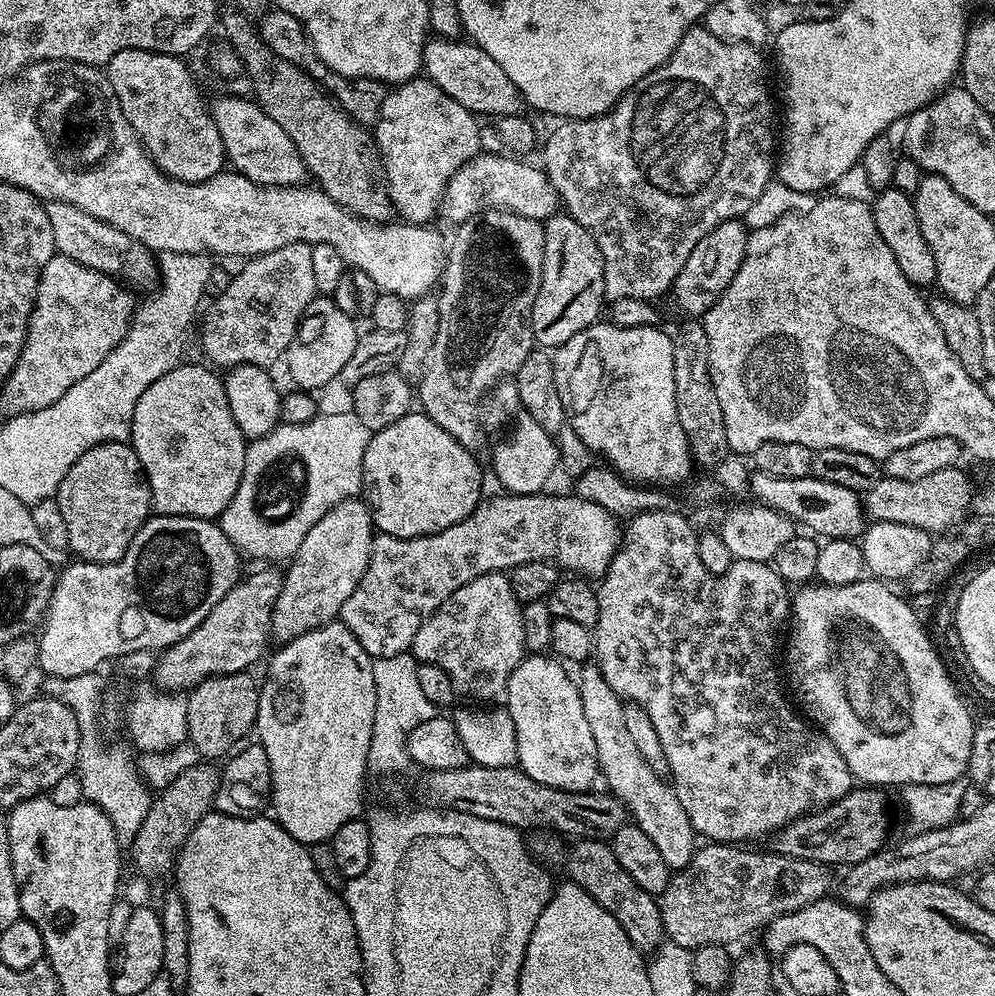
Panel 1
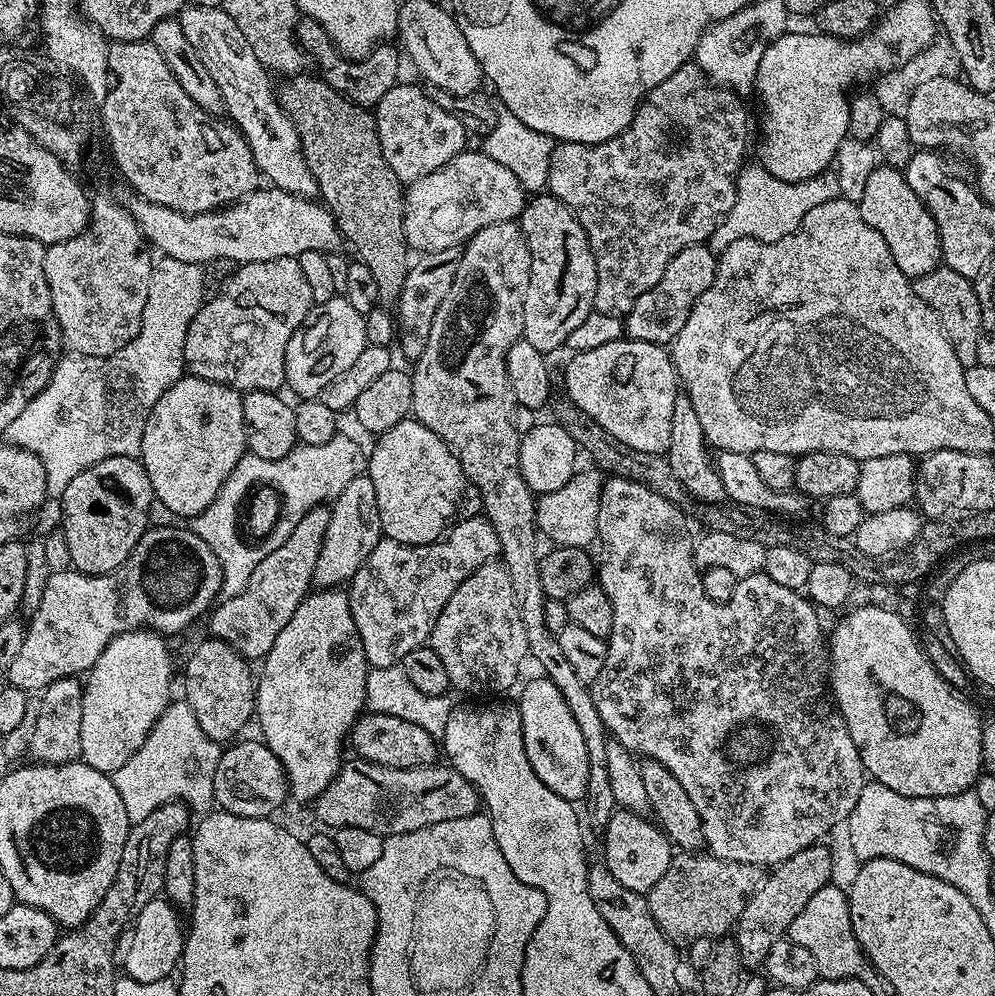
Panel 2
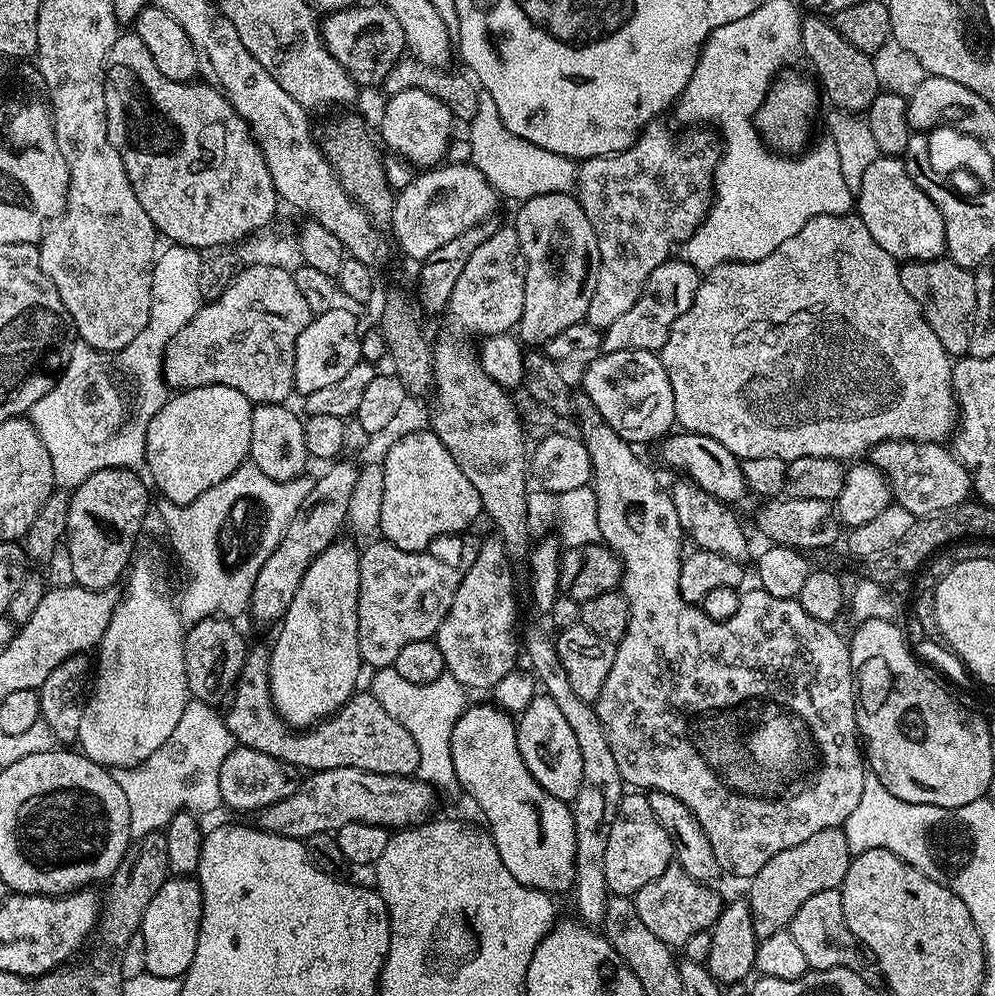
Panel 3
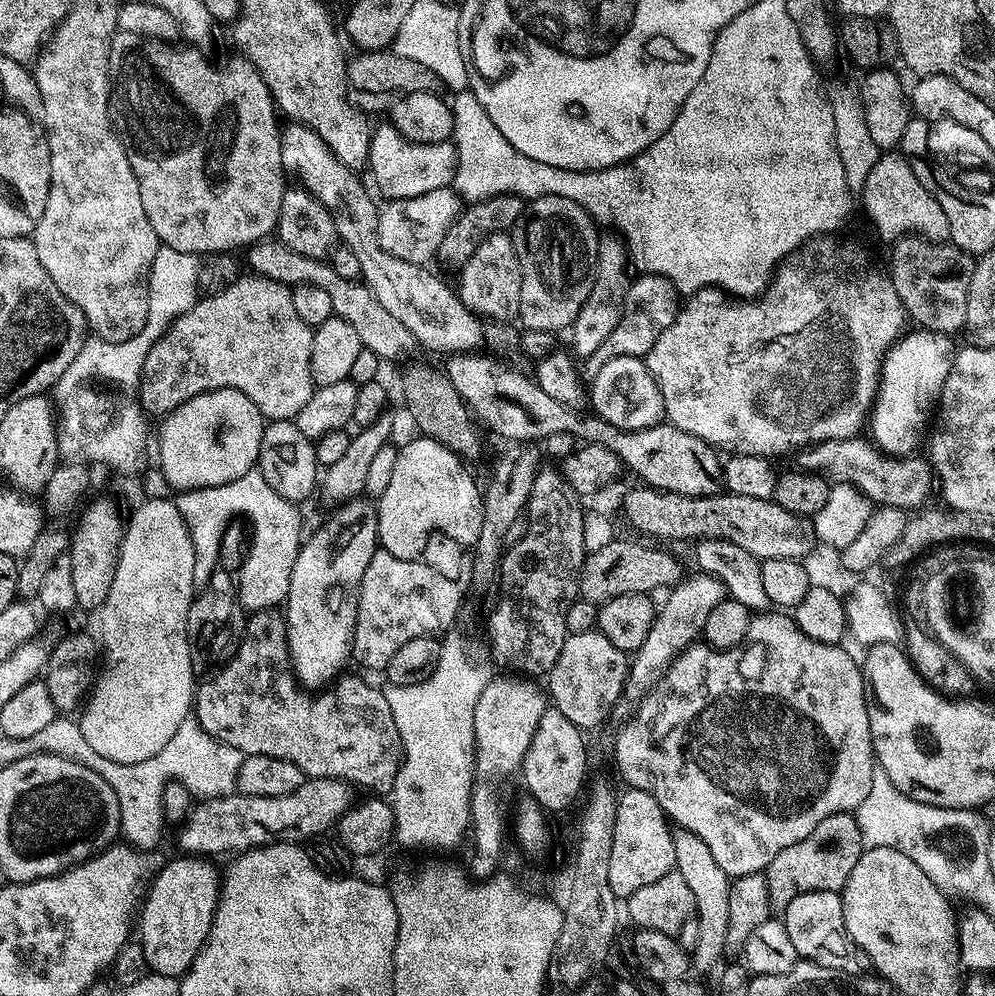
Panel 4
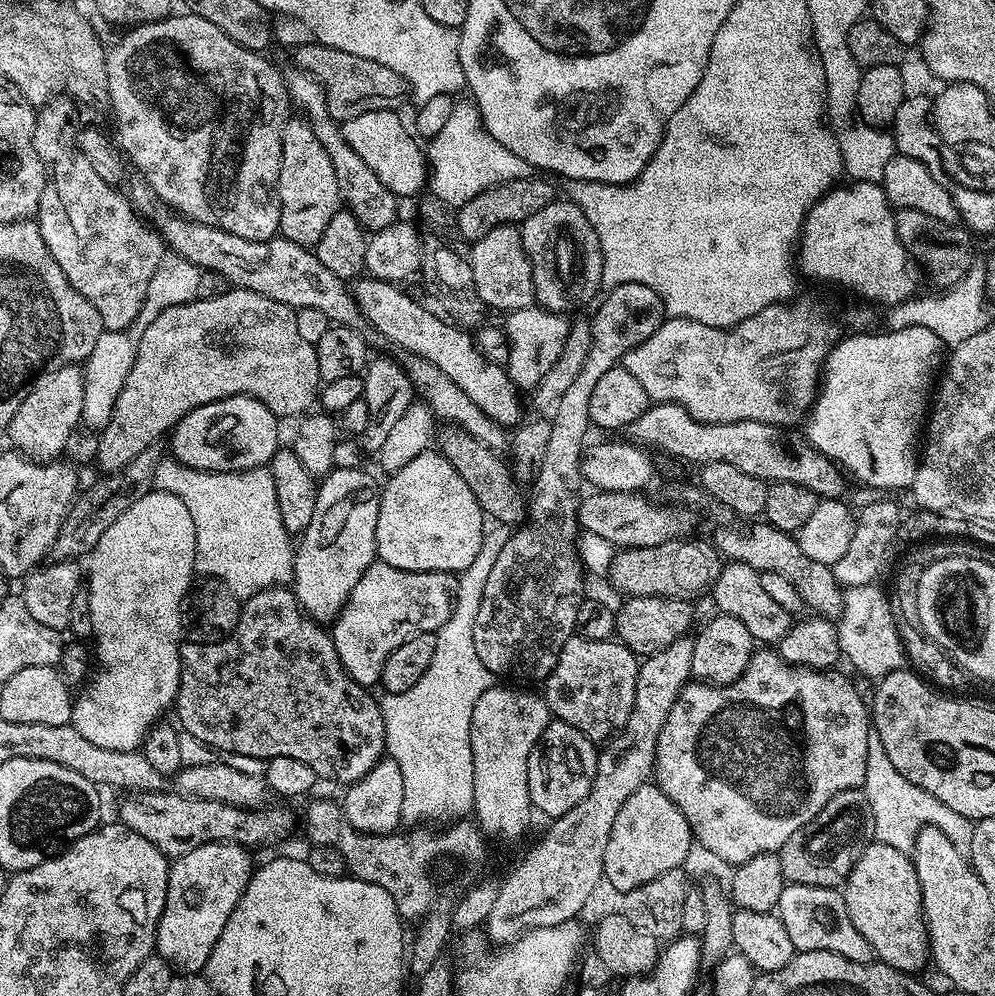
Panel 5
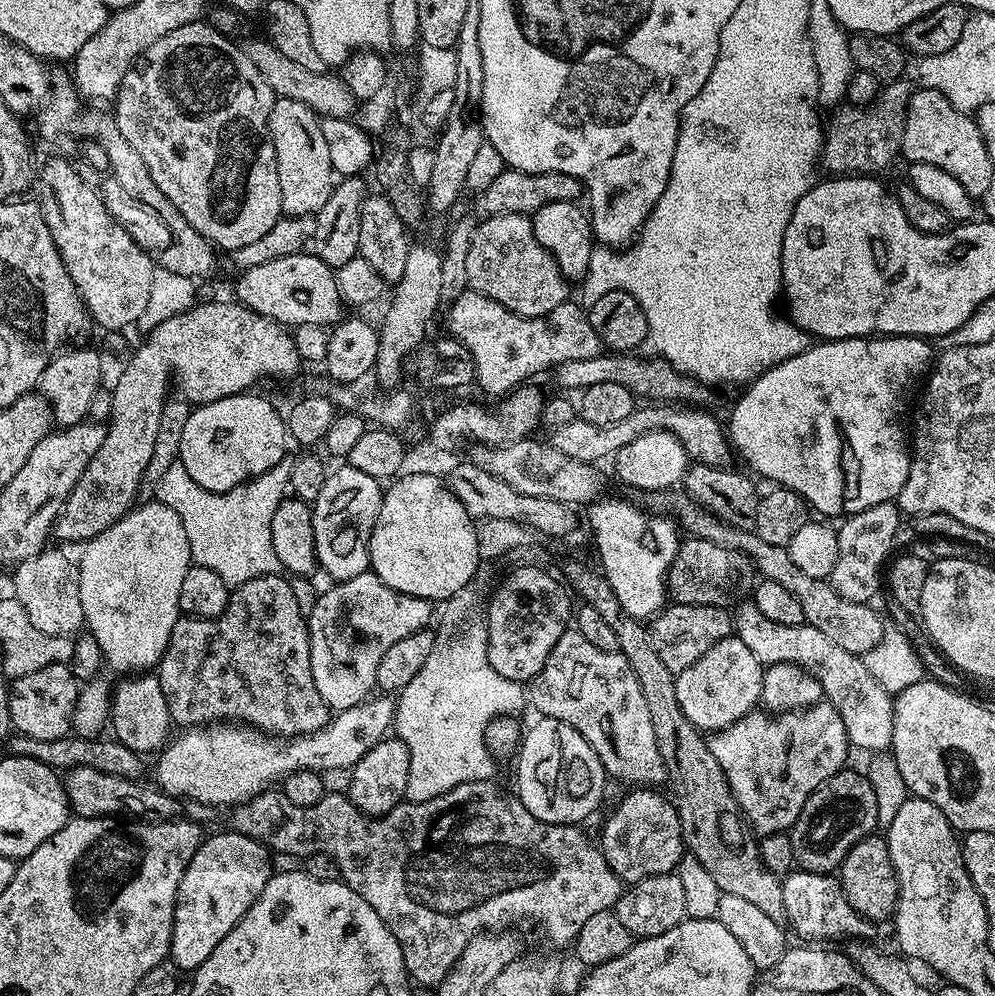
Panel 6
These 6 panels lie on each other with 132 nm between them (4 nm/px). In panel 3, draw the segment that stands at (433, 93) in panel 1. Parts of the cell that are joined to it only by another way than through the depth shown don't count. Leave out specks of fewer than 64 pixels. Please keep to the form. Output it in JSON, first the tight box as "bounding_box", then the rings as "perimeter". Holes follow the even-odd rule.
{"bounding_box":[379,90,454,170],"perimeter":[[[402,90],[389,95],[386,100],[388,101],[384,104],[384,113],[380,116],[379,139],[383,147],[388,147],[393,157],[403,160],[413,169],[427,170],[437,167],[447,157],[448,146],[454,139],[453,112],[425,90]]]}

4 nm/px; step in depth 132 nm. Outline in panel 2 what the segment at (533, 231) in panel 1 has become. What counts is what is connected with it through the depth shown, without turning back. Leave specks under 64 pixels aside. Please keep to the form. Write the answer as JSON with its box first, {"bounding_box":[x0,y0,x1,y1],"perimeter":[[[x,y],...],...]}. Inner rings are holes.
{"bounding_box":[411,220,618,830],"perimeter":[[[507,220],[506,222],[498,222],[494,226],[486,226],[482,230],[478,230],[478,234],[474,234],[463,245],[460,253],[460,261],[458,262],[458,270],[454,274],[454,282],[450,286],[450,294],[446,294],[446,298],[438,306],[438,314],[434,314],[434,326],[430,326],[430,342],[426,346],[426,350],[420,355],[420,359],[415,361],[414,367],[411,369],[412,377],[412,410],[411,415],[422,426],[426,426],[430,430],[434,430],[434,434],[438,434],[438,438],[442,438],[442,442],[446,442],[451,448],[452,453],[458,458],[458,462],[462,466],[462,470],[466,474],[466,478],[470,478],[470,482],[478,490],[480,495],[480,503],[482,505],[483,515],[494,526],[494,534],[498,534],[498,542],[500,543],[499,559],[504,561],[506,570],[510,570],[510,582],[514,585],[514,602],[518,606],[518,618],[522,618],[522,626],[526,626],[526,642],[528,643],[529,657],[544,667],[543,675],[547,679],[552,680],[558,690],[562,690],[562,696],[566,698],[566,704],[570,706],[570,712],[574,714],[574,720],[578,722],[578,728],[582,730],[582,738],[586,741],[586,752],[588,761],[590,762],[590,778],[588,779],[588,794],[586,797],[586,805],[588,804],[588,816],[592,819],[592,824],[596,830],[602,830],[610,822],[612,813],[617,811],[618,805],[614,798],[614,789],[610,786],[610,770],[606,770],[606,746],[610,743],[610,734],[604,727],[602,718],[598,714],[598,706],[594,706],[594,698],[592,697],[592,689],[589,685],[582,683],[578,678],[578,674],[574,674],[574,666],[570,666],[570,662],[566,662],[566,654],[562,654],[562,650],[556,641],[557,633],[546,630],[546,606],[544,591],[542,590],[542,574],[540,573],[540,557],[542,555],[542,547],[536,541],[538,537],[538,529],[536,523],[536,505],[537,497],[530,490],[530,486],[526,486],[526,478],[522,478],[522,470],[520,469],[520,438],[518,430],[514,430],[514,422],[512,415],[516,409],[516,395],[510,386],[510,378],[506,370],[506,358],[510,346],[514,346],[514,342],[518,342],[524,334],[524,303],[526,302],[526,286],[530,286],[530,250],[526,246],[526,238],[522,234],[519,223],[516,220]]]}

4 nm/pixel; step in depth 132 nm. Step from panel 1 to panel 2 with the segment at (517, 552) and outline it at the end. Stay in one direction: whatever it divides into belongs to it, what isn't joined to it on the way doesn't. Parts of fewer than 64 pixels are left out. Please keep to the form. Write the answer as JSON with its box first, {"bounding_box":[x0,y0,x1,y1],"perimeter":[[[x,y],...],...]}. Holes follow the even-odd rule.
{"bounding_box":[346,515,499,668],"perimeter":[[[483,515],[471,516],[455,524],[448,529],[446,538],[435,544],[399,544],[387,538],[380,539],[378,546],[370,550],[370,558],[362,562],[346,588],[350,614],[354,614],[354,626],[358,626],[369,665],[372,668],[394,668],[404,661],[410,650],[425,647],[434,630],[434,622],[438,622],[438,614],[442,614],[446,602],[450,602],[450,594],[454,594],[474,570],[497,559],[499,554],[498,534],[494,534],[494,526]]]}

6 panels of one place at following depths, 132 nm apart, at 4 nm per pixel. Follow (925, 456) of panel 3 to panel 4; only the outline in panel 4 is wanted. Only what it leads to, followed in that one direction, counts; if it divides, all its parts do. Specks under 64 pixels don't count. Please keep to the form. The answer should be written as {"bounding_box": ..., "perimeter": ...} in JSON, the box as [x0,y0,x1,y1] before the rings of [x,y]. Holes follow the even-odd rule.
{"bounding_box":[803,439,934,510],"perimeter":[[[867,439],[823,440],[803,449],[803,471],[815,472],[829,482],[849,484],[867,496],[873,505],[885,508],[916,510],[925,503],[928,491],[934,488],[934,473],[929,461],[917,458],[893,458],[880,452]]]}

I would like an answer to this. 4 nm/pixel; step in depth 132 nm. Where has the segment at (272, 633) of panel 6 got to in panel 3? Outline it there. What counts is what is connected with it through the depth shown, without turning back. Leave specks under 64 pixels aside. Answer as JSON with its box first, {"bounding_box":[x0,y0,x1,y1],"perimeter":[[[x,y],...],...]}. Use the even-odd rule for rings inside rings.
{"bounding_box":[222,643,420,776],"perimeter":[[[253,643],[249,647],[240,677],[236,679],[236,686],[227,701],[228,713],[224,712],[222,716],[239,747],[262,750],[262,754],[270,754],[270,758],[278,758],[309,773],[335,768],[357,768],[387,776],[416,776],[416,767],[420,761],[418,742],[410,738],[410,730],[406,730],[406,726],[394,722],[394,718],[390,718],[390,714],[382,710],[382,702],[378,702],[371,691],[364,690],[364,693],[361,691],[353,695],[333,716],[320,721],[303,734],[289,728],[276,715],[276,707],[270,694],[269,655],[267,643]]]}

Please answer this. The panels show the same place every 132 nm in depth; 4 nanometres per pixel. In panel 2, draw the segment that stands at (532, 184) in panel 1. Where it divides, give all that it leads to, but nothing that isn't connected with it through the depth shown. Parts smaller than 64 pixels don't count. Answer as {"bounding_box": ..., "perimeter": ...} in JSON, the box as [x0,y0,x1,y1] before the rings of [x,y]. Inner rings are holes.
{"bounding_box":[404,150,526,253],"perimeter":[[[467,150],[460,152],[454,158],[450,158],[450,162],[446,162],[438,170],[434,170],[430,174],[426,174],[422,178],[418,178],[413,184],[407,185],[404,192],[404,233],[408,239],[409,249],[415,250],[417,253],[437,252],[438,250],[446,250],[447,248],[460,248],[470,237],[478,234],[478,230],[482,230],[486,226],[494,226],[498,222],[506,222],[507,220],[516,220],[520,211],[523,210],[526,203],[526,189],[518,182],[518,178],[514,178],[514,174],[510,174],[510,170],[506,170],[506,166],[501,166],[499,162],[494,162],[494,158],[490,158],[483,152],[469,152]]]}

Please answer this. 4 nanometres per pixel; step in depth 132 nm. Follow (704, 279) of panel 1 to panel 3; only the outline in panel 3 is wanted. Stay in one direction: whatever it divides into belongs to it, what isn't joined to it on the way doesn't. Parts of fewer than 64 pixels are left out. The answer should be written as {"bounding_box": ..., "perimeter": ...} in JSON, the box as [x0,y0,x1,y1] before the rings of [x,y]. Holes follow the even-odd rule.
{"bounding_box":[602,258,701,353],"perimeter":[[[669,258],[646,278],[646,282],[640,291],[638,302],[622,314],[609,328],[603,329],[602,348],[604,352],[617,352],[618,350],[646,350],[647,352],[659,353],[660,348],[666,342],[670,334],[670,326],[686,310],[690,310],[690,302],[694,302],[694,294],[698,290],[701,273],[698,269],[684,261],[683,258]]]}

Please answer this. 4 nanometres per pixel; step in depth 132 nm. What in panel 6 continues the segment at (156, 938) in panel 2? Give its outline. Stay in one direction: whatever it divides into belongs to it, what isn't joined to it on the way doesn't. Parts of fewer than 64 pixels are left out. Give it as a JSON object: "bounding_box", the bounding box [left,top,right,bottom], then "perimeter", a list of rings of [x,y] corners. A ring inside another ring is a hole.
{"bounding_box":[170,830,274,973],"perimeter":[[[235,830],[220,832],[203,841],[200,849],[190,858],[174,906],[170,960],[181,973],[195,973],[196,969],[214,954],[214,946],[234,930],[246,910],[254,906],[258,894],[266,890],[266,882],[274,875],[273,853],[254,838],[238,834]]]}

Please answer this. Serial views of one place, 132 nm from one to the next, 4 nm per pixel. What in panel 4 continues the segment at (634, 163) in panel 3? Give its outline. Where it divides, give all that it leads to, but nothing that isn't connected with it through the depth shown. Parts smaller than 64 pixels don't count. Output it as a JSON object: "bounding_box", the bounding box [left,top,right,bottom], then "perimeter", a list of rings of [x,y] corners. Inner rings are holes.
{"bounding_box":[570,234,630,358],"perimeter":[[[607,234],[601,235],[598,242],[598,266],[594,274],[594,286],[590,286],[590,294],[586,294],[586,302],[582,302],[582,310],[578,310],[570,329],[572,335],[570,352],[573,357],[583,358],[594,354],[594,350],[602,346],[610,330],[618,326],[618,318],[630,283],[627,271],[629,272],[629,269],[623,245],[617,239],[611,240]]]}

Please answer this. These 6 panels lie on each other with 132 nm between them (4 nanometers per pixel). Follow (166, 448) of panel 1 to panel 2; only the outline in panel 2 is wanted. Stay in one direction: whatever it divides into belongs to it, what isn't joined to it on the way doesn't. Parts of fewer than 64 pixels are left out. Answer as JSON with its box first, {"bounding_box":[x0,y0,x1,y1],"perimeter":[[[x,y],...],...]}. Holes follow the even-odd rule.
{"bounding_box":[139,374,246,518],"perimeter":[[[191,374],[180,377],[148,414],[139,459],[150,478],[152,495],[168,512],[194,518],[222,490],[226,478],[246,455],[240,447],[240,436],[228,432],[224,420],[224,389],[218,382],[203,380]]]}

